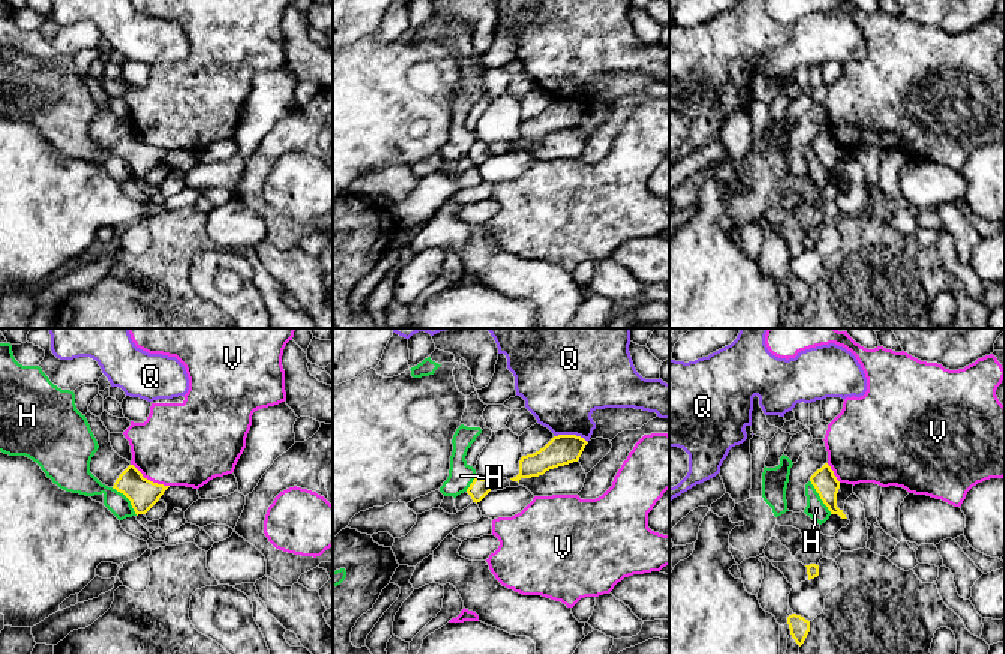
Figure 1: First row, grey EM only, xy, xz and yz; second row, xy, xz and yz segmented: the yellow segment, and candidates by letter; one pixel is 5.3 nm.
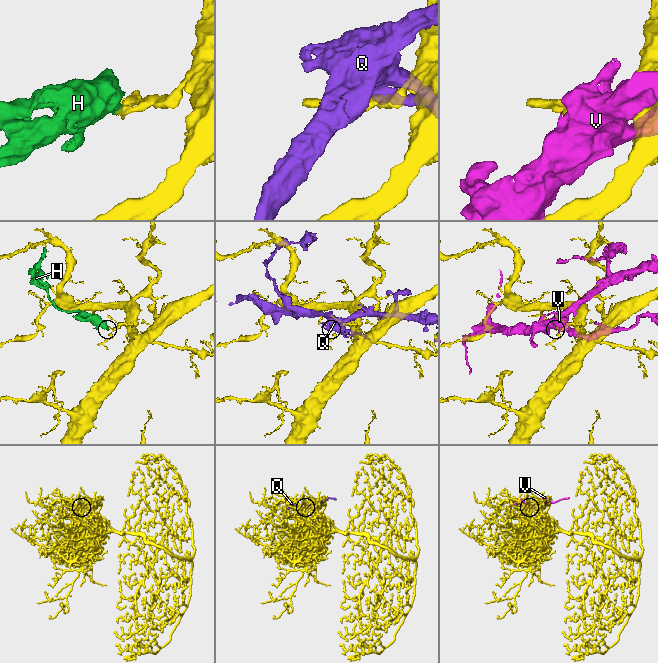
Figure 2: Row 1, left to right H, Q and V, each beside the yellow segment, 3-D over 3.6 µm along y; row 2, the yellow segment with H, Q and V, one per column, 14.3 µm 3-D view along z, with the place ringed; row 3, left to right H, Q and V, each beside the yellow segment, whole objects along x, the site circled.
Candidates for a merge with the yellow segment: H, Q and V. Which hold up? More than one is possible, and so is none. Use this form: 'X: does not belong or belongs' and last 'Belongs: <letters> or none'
H: does not belong
Q: does not belong
V: does not belong
Belongs: none

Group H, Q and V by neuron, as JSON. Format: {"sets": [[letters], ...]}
{"sets": [["H"], ["Q"], ["V"]]}

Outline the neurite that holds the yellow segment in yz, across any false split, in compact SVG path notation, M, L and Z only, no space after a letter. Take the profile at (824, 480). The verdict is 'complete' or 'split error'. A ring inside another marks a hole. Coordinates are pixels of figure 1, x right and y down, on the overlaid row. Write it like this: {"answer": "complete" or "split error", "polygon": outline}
{"answer": "complete", "polygon": "M825 464L810 477L810 482L814 486L824 504L831 512L831 514L838 514L842 519L848 519L843 510L837 507L837 494L840 489L840 482L834 476L831 466Z"}

